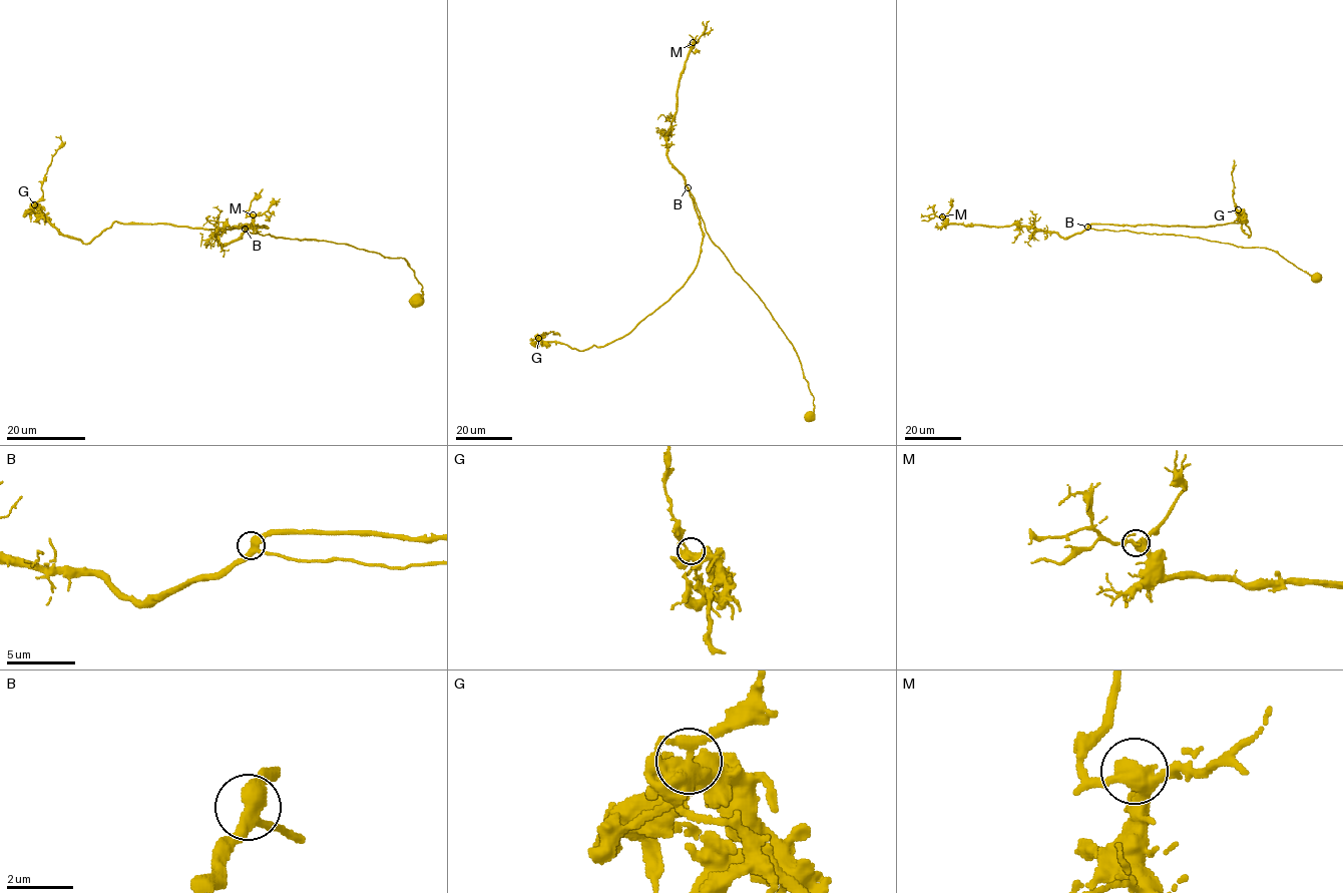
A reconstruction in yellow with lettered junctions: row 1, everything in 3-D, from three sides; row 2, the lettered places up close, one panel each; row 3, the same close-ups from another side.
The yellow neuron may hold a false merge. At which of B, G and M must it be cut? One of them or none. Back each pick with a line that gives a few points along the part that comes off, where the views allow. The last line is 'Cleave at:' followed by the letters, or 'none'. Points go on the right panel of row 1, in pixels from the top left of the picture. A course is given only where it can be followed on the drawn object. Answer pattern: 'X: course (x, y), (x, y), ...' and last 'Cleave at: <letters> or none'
G: course (1238, 209), (1232, 194), (1234, 161)
Cleave at: G

